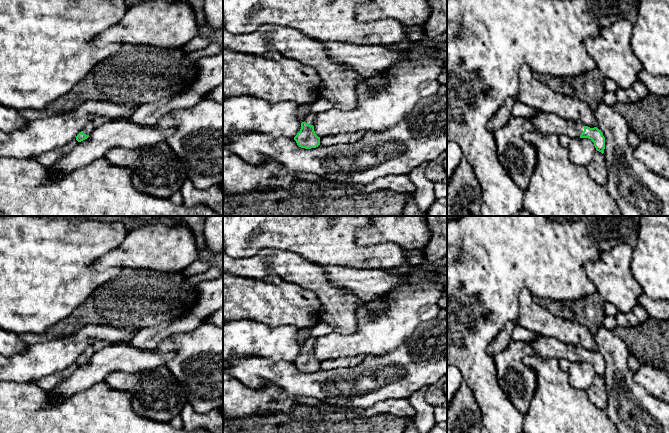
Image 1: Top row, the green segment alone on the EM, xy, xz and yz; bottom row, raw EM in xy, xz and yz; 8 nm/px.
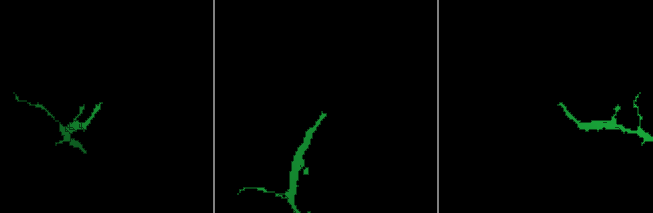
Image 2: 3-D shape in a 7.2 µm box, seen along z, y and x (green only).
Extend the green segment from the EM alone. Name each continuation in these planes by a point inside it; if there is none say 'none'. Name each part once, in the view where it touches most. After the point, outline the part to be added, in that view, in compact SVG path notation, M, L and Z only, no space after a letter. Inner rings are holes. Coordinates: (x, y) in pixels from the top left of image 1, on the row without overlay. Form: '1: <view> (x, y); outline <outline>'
1: yz (545, 347); outline M541 335L532 340L530 345L536 354L543 358L556 358L558 360L566 358L573 363L580 362L585 350L565 344L556 338L546 338Z

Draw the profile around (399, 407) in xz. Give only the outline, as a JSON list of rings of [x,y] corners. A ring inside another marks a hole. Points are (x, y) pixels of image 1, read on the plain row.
[[[389,399],[376,403],[370,408],[363,409],[360,407],[345,408],[359,416],[373,416],[381,413],[390,413],[395,416],[411,418],[412,421],[416,416],[416,411],[409,402],[409,399]]]

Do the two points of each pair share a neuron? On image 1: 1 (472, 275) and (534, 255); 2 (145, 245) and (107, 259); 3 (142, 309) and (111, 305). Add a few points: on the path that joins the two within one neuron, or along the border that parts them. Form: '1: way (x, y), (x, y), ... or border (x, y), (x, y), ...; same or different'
1: way (487, 260), (492, 255), (519, 255); same
2: way (136, 251), (116, 258); same
3: way (134, 305), (119, 305); same

